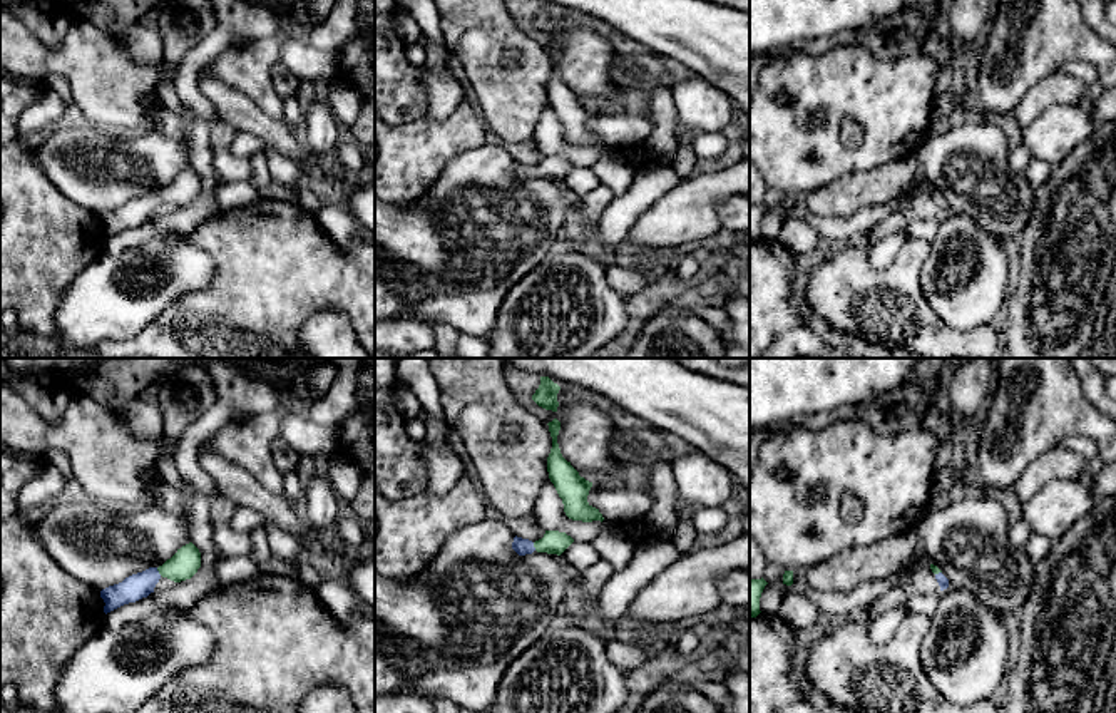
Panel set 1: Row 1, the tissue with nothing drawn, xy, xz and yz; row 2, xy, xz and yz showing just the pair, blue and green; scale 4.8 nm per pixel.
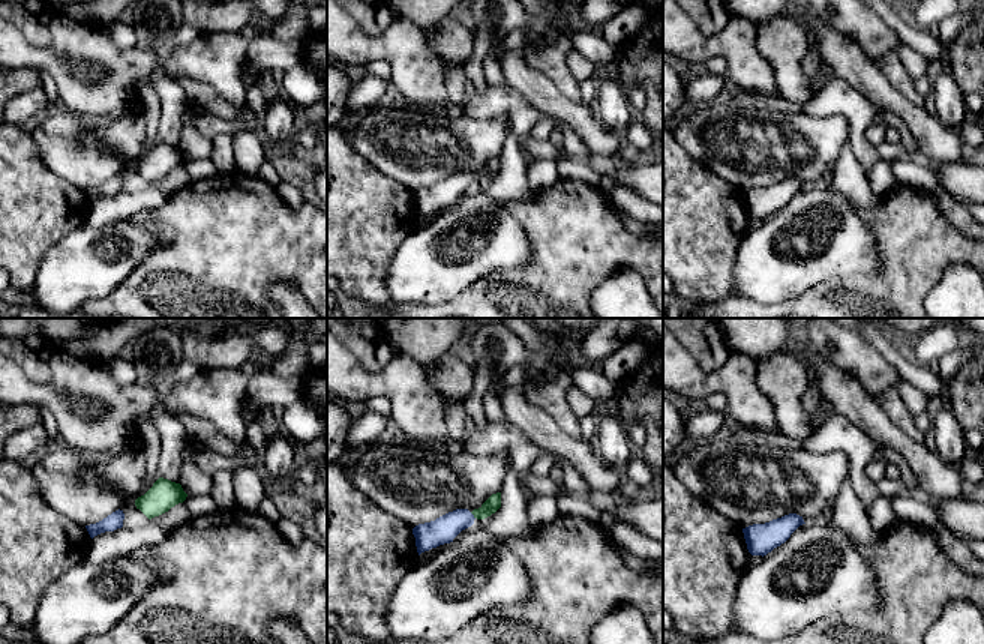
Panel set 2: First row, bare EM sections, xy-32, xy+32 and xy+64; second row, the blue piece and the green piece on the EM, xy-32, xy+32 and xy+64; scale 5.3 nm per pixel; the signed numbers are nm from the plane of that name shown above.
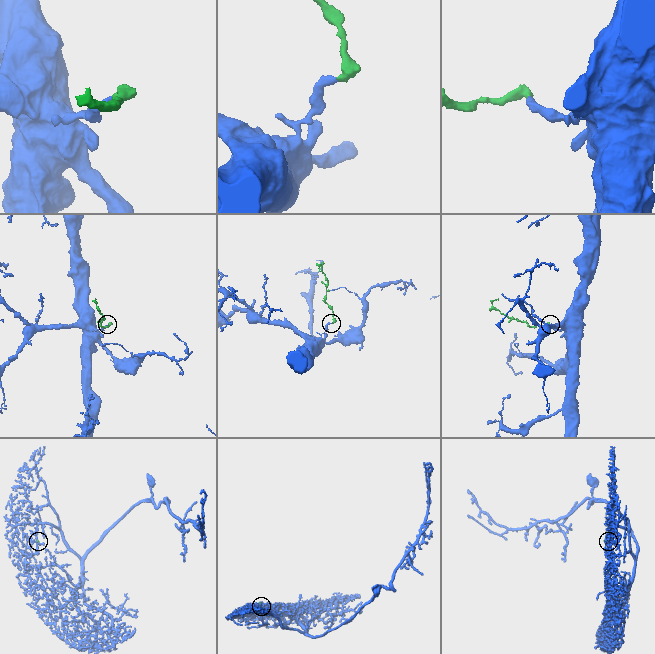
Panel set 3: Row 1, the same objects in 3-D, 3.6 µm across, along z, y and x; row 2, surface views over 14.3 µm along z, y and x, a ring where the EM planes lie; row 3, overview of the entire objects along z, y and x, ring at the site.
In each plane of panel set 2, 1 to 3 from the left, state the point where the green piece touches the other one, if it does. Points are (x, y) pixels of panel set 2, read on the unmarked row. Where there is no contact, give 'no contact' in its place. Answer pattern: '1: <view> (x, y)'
1: no contact
2: xy+32 (473, 179)
3: no contact

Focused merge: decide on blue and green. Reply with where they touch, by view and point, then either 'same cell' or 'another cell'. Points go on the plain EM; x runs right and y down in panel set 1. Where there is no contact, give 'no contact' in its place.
contact xy (158, 196); same cell

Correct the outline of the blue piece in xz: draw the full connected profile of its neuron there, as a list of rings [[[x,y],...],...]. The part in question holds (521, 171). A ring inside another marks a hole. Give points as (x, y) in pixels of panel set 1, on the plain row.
[[[545,156],[544,162],[535,167],[515,161],[512,174],[519,181],[532,179],[534,176],[561,181],[572,167],[574,164],[566,157]]]

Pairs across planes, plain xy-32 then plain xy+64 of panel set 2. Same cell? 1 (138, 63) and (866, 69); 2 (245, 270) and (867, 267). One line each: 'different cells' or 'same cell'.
1: different cells
2: different cells

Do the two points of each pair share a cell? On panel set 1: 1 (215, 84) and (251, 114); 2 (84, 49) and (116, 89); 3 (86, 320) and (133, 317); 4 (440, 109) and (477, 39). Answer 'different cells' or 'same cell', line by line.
1: same cell
2: same cell
3: same cell
4: different cells

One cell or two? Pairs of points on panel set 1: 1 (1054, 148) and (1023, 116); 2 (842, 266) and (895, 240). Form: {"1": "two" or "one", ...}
{"1": "two", "2": "two"}

